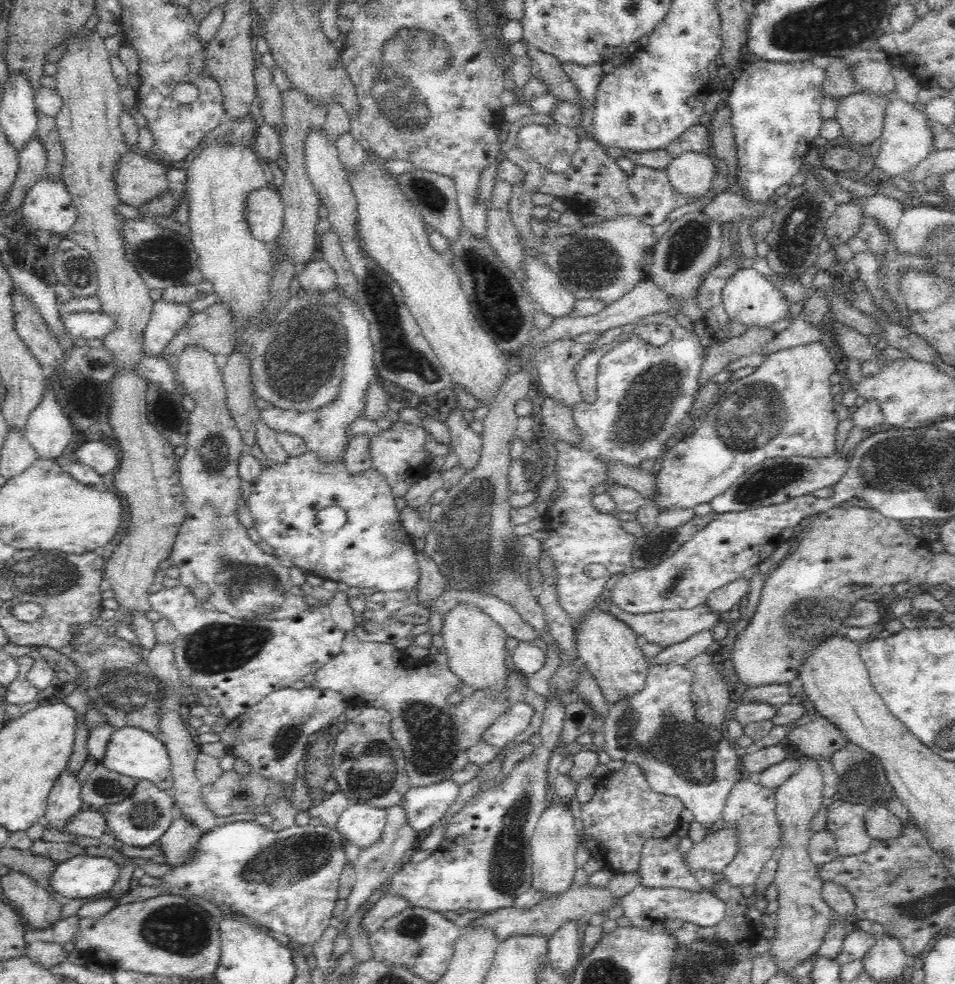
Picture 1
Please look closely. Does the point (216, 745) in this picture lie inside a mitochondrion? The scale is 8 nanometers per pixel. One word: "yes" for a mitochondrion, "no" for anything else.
no

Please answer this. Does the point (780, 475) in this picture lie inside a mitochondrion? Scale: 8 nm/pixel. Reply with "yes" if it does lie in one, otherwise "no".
yes

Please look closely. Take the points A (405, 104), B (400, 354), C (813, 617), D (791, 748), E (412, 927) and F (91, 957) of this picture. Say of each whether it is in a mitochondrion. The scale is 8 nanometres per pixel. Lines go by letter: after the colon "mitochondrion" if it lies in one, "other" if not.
A: mitochondrion
B: mitochondrion
C: mitochondrion
D: other
E: mitochondrion
F: other

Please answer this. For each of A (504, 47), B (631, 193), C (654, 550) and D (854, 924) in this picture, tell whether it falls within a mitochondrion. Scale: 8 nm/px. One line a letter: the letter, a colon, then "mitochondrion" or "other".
A: other
B: other
C: mitochondrion
D: other

